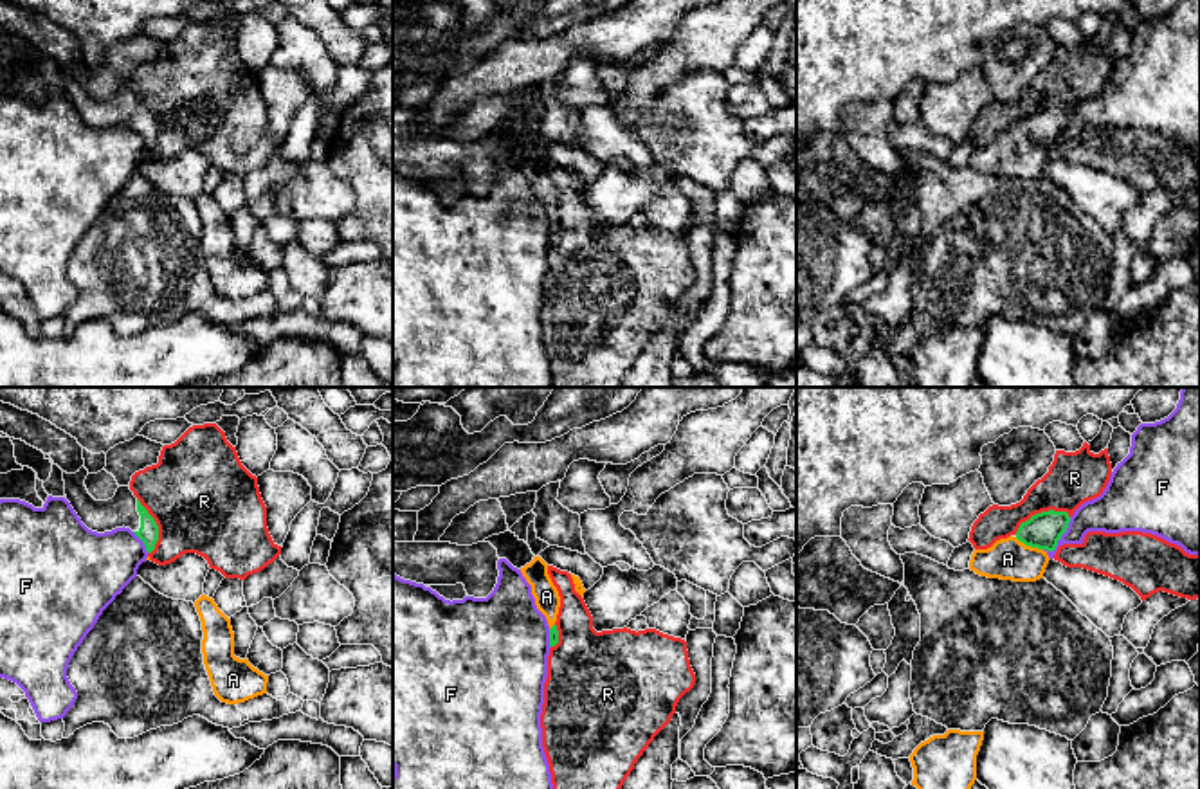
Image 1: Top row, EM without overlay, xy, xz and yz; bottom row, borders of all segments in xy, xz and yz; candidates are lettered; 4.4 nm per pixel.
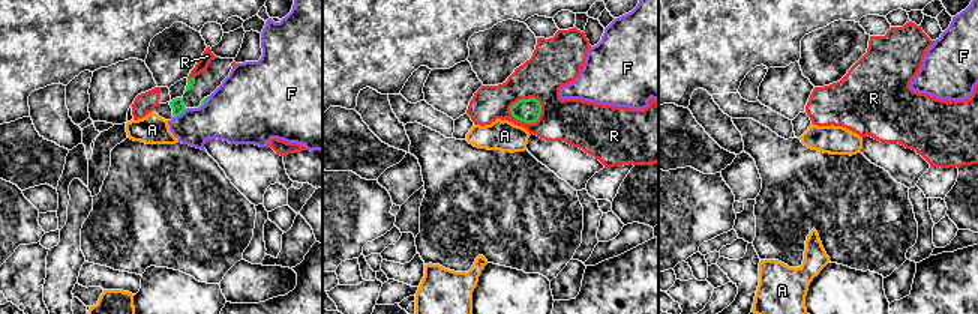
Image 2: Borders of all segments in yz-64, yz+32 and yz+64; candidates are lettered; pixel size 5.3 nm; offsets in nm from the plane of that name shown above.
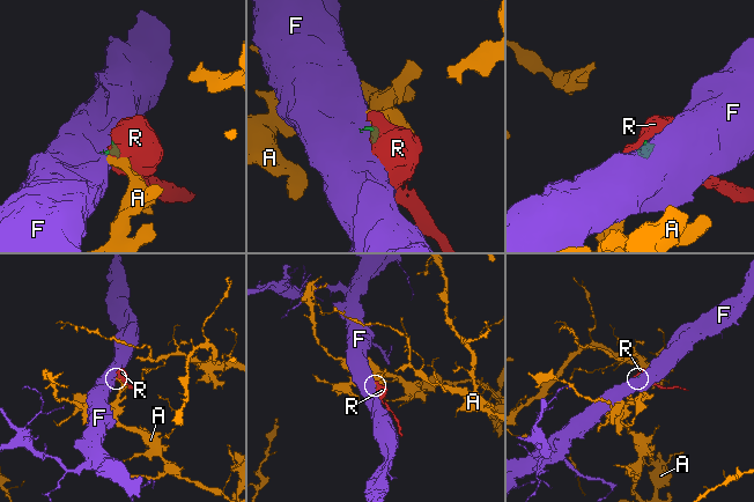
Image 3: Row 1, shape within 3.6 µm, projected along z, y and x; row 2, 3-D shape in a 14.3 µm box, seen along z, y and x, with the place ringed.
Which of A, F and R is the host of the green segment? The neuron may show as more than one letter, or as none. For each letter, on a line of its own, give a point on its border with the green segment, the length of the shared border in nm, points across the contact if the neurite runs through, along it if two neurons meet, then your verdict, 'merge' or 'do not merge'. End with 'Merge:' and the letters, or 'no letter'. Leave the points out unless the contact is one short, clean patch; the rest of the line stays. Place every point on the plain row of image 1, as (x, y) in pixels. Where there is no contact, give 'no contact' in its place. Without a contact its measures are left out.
A: meets green in yz at (1029, 141); contact 140 nm long; runs through yz (1044, 126), (1029, 141), (1015, 155), (1008, 155); merge
F: meets green in yz at (1060, 134); contact 200 nm long; border along yz (1071, 114), (1058, 141), (1053, 146), (1044, 146); do not merge
R: meets green in yz at (1042, 108); contact 260 nm long; border along yz (1069, 110), (1054, 107), (1036, 108), (1015, 130); do not merge
Merge: A

